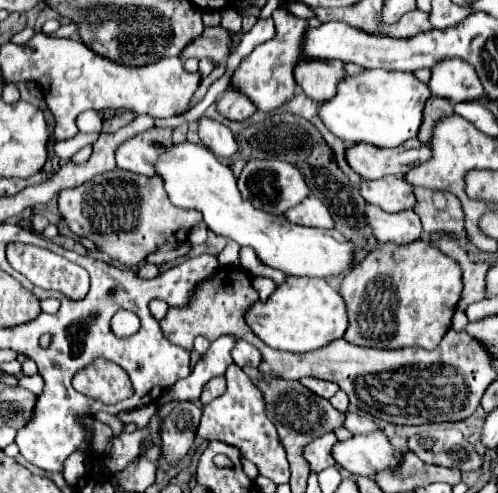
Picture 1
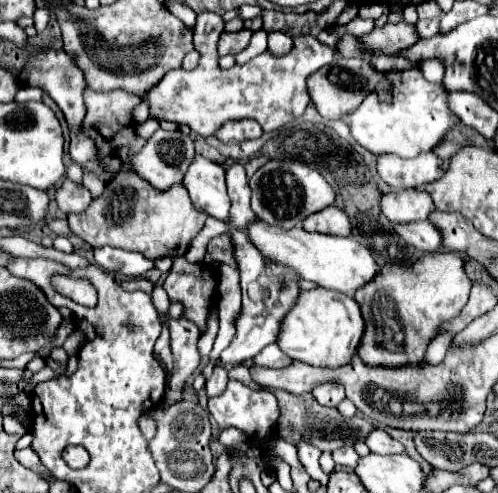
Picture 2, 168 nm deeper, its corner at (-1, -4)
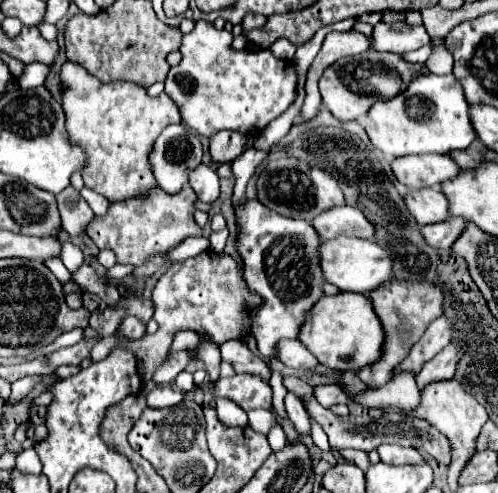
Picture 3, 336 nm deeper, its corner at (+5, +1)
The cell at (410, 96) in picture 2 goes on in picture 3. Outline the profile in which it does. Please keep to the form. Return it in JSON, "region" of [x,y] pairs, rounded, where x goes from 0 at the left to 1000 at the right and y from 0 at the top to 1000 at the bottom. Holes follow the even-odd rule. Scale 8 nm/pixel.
{"region":[[[855,150],[831,162],[819,183],[795,199],[751,211],[751,219],[739,227],[743,252],[735,256],[735,268],[743,288],[783,320],[855,308],[904,312],[912,304],[936,304],[956,284],[940,219],[932,178],[912,150]]]}

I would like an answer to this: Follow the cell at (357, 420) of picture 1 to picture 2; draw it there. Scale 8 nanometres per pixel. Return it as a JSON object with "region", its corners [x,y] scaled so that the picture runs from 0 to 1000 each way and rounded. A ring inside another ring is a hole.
{"region":[[[751,870],[735,882],[735,903],[747,919],[783,923],[783,919],[811,919],[811,903],[795,890],[787,890],[771,870]]]}

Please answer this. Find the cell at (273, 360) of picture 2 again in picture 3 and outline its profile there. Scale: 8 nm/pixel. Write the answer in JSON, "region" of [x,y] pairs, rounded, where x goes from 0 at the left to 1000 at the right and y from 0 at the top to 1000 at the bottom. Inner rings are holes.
{"region":[[[566,690],[566,698],[558,698],[558,730],[594,751],[643,742],[639,726],[602,690]]]}

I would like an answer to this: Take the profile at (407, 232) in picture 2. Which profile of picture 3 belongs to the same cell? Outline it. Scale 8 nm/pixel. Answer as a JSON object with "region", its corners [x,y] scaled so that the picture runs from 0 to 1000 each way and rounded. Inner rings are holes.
{"region":[[[904,442],[888,454],[863,454],[847,458],[847,479],[855,479],[855,491],[871,503],[904,507],[908,495],[920,487],[920,479],[932,471],[936,450],[928,442]]]}

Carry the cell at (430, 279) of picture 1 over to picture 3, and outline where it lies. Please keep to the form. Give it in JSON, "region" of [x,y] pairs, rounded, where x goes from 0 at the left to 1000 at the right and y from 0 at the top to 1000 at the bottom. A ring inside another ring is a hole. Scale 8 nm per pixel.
{"region":[[[787,568],[787,576],[751,588],[743,604],[759,633],[759,645],[775,665],[775,706],[767,730],[759,730],[759,738],[747,738],[743,746],[727,746],[727,755],[719,755],[719,767],[739,787],[767,787],[783,771],[791,738],[803,738],[819,722],[823,706],[835,698],[835,690],[843,690],[859,657],[888,637],[888,584],[871,584],[863,576],[823,576],[815,568]]]}

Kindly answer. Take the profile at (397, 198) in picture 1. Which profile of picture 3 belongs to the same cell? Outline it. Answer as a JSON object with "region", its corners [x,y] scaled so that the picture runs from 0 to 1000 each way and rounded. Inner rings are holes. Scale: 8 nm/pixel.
{"region":[[[855,381],[855,385],[827,385],[811,398],[823,434],[839,446],[839,454],[876,454],[892,450],[900,434],[900,406],[884,381]]]}

